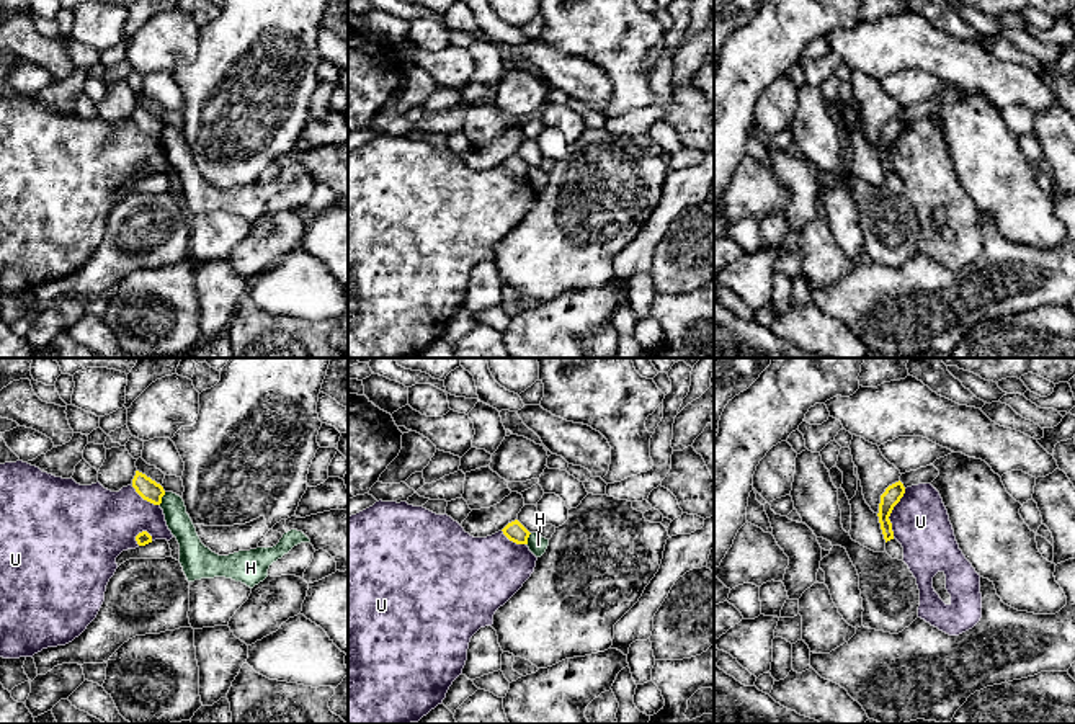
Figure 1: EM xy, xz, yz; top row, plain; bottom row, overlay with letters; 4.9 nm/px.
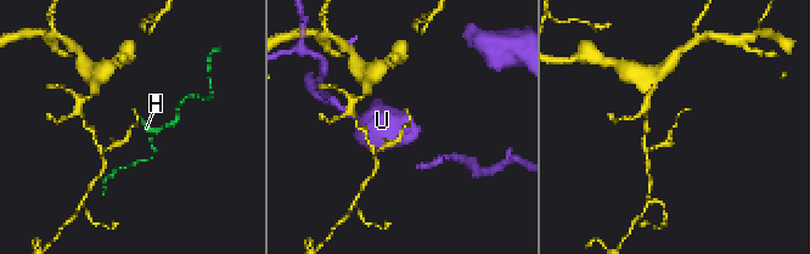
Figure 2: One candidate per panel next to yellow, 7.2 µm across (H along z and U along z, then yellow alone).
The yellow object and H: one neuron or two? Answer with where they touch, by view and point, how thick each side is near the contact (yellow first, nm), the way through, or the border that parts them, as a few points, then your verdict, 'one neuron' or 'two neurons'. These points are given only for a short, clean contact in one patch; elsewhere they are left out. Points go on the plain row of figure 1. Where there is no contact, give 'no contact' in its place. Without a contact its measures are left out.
meets yellow in xy at (160, 133); 100 nm thick on the yellow side, 120 nm on the other; border along xy (165, 126), (159, 138); two neurons

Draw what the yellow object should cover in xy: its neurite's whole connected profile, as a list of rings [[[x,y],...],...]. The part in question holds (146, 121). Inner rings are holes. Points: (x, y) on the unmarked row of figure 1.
[[[136,105],[136,109],[132,113],[132,121],[136,126],[147,136],[154,139],[162,137],[162,131],[165,129],[165,124],[160,118],[147,111],[145,108]]]

